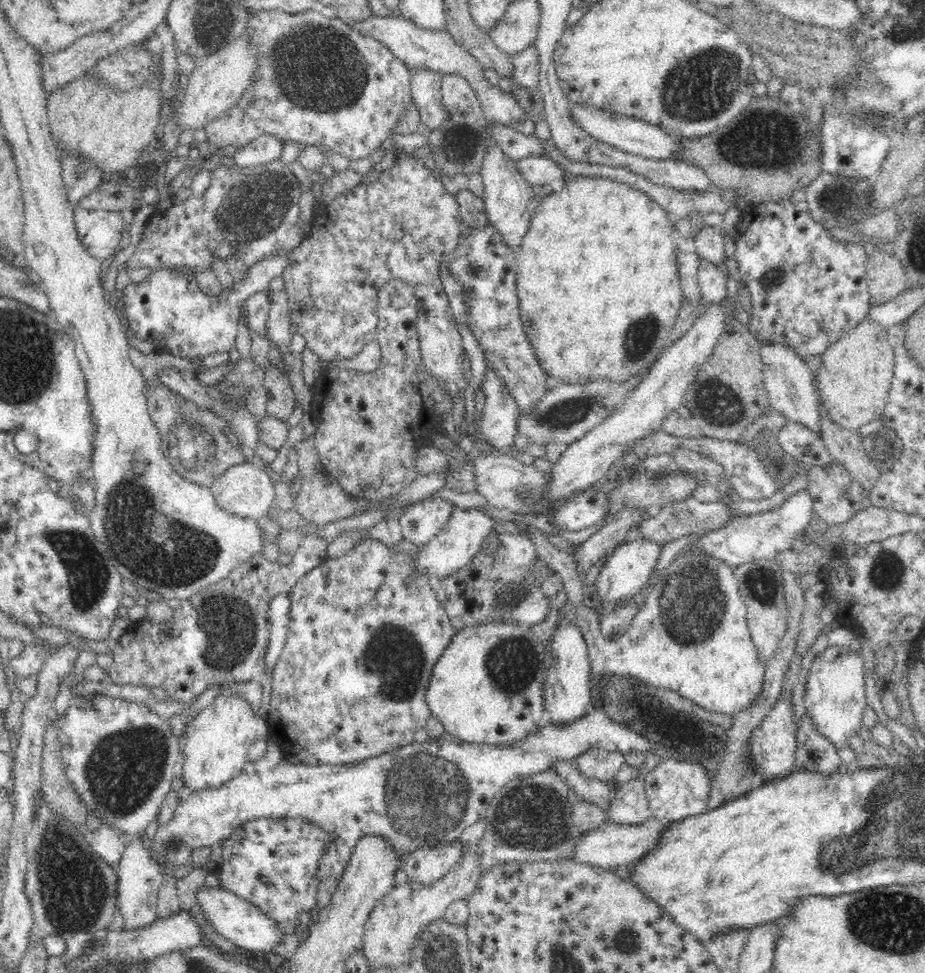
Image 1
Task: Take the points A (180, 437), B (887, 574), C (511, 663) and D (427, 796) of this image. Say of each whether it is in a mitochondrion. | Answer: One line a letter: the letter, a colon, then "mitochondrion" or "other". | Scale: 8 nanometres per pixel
A: mitochondrion
B: mitochondrion
C: mitochondrion
D: mitochondrion

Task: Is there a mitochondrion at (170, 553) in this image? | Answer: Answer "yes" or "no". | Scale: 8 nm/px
yes

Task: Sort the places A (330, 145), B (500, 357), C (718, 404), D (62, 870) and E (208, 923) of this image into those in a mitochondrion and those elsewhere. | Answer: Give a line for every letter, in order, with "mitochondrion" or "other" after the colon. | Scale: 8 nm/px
A: other
B: mitochondrion
C: mitochondrion
D: mitochondrion
E: other

